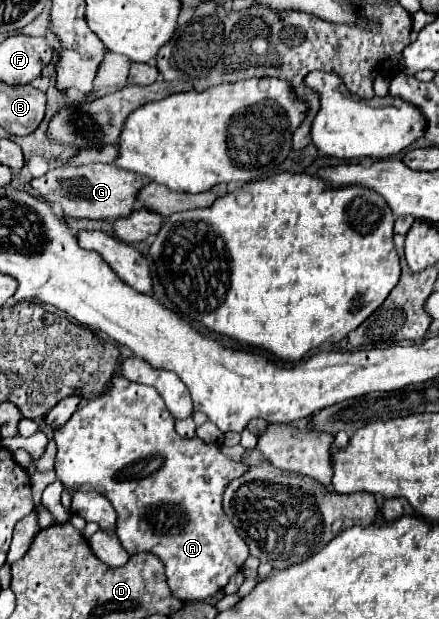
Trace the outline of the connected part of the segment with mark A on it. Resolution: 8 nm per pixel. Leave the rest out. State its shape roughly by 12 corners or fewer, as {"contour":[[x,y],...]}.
{"contour":[[114,375],[54,429],[56,475],[116,509],[172,593],[224,589],[248,545],[222,509],[250,469],[182,439]]}

